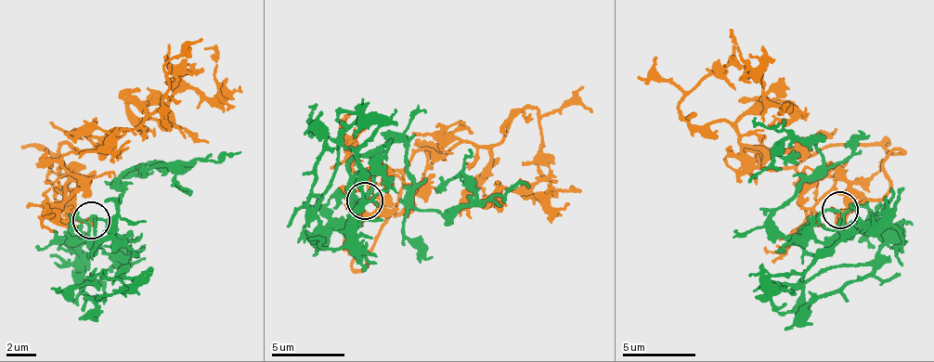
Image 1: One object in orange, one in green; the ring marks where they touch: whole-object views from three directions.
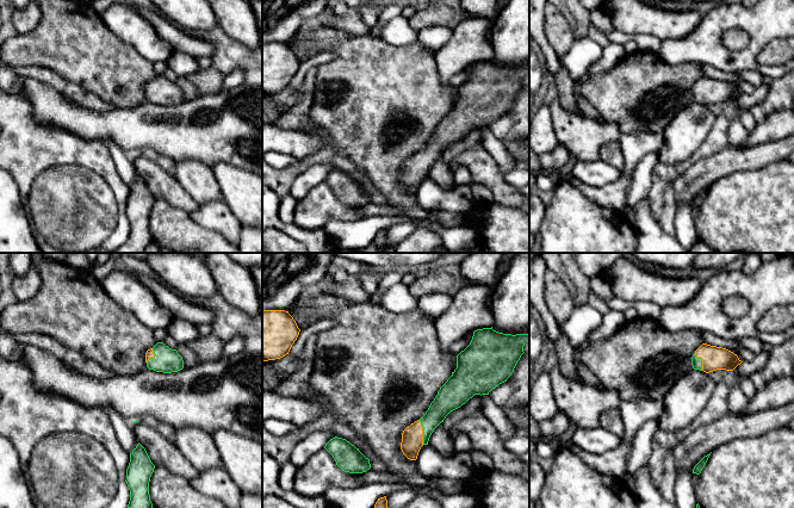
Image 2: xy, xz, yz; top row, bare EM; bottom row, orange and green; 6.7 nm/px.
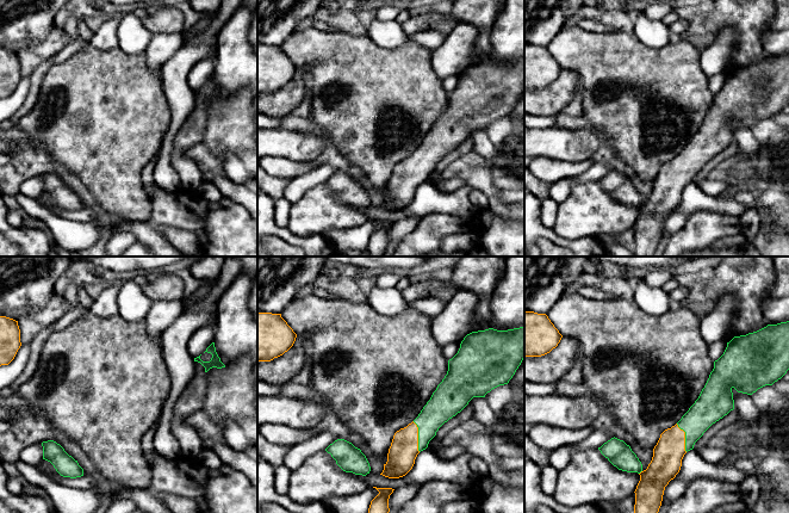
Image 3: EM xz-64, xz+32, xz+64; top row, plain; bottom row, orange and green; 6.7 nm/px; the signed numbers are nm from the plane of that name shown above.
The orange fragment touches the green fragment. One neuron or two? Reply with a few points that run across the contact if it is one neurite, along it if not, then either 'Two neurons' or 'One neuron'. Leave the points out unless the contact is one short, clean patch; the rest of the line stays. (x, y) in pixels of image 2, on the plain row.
One neuron

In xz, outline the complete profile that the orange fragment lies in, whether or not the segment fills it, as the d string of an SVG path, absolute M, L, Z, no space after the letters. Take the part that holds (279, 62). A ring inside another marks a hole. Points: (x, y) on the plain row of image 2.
M262 43L262 94L289 87L300 62L285 43Z

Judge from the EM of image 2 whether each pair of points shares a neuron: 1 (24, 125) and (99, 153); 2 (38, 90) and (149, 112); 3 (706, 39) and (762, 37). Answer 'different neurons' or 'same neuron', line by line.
1: same neuron
2: same neuron
3: same neuron

